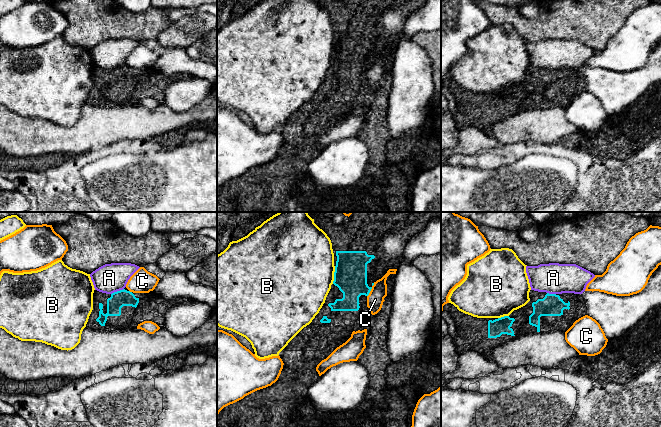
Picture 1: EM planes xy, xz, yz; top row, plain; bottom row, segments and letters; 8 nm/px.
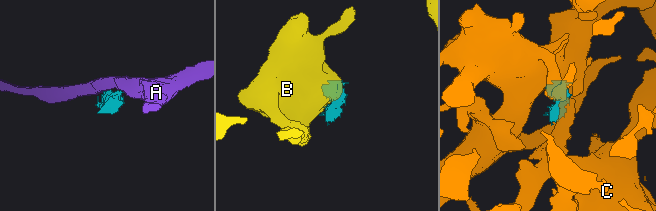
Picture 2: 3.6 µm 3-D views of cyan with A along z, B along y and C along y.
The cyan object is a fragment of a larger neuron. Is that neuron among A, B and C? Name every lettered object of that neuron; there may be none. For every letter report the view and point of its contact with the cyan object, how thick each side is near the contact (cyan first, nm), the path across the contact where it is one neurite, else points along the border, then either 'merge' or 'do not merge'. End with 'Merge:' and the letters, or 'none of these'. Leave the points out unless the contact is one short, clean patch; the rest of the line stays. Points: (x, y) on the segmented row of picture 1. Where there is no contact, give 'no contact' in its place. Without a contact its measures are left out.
A: contact xy (117, 291); calibres 130 and 240 nm; border xy (123, 288), (111, 294); do not merge
B: contact xz (334, 275); calibres 260 and 500 nm; border xz (335, 266), (332, 283); do not merge
C: contact xz (370, 290); calibres 260 and 140 nm; do not merge
Merge: none of these

